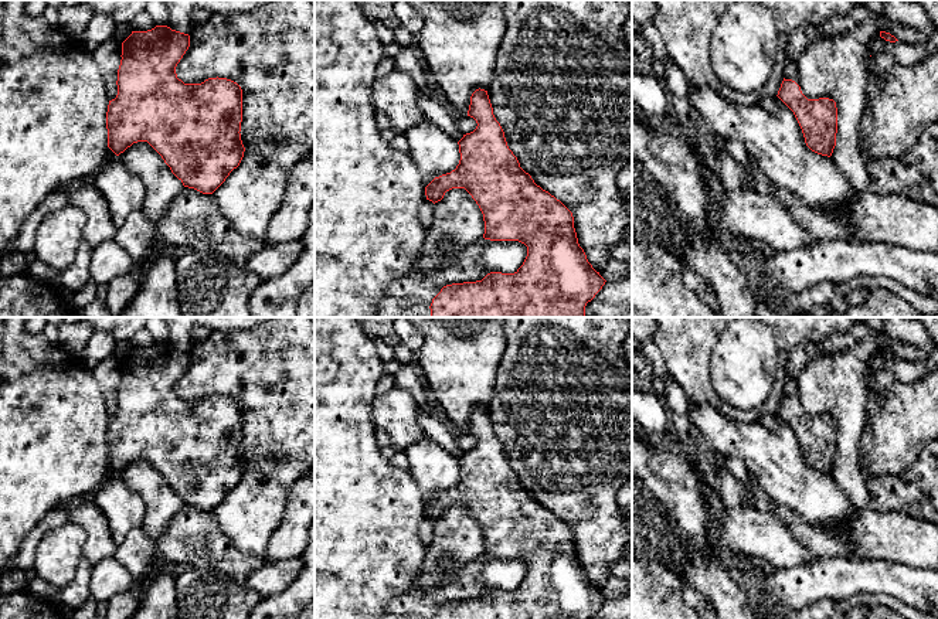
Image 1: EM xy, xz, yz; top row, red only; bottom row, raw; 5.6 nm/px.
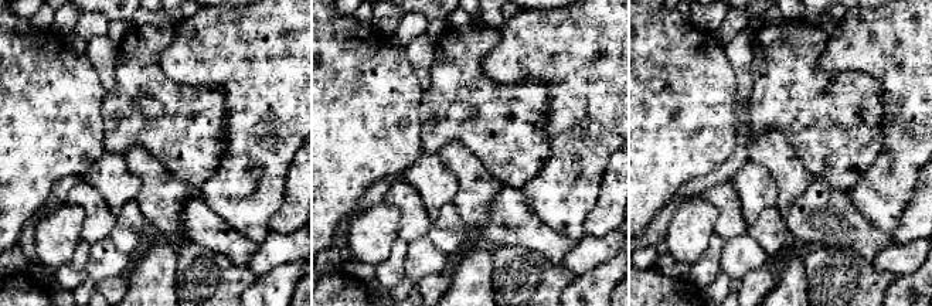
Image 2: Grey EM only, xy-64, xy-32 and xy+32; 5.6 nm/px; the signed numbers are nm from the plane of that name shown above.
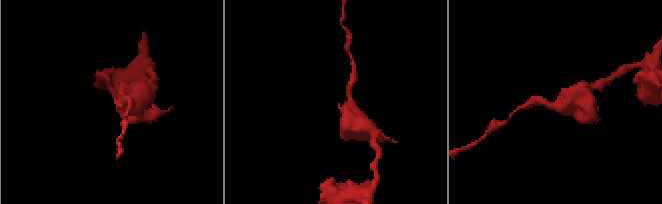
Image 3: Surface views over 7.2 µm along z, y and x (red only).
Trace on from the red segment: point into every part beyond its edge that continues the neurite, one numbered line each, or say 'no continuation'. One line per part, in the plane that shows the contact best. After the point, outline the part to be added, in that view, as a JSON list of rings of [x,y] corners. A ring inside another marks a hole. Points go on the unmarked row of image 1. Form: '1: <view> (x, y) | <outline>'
no continuation

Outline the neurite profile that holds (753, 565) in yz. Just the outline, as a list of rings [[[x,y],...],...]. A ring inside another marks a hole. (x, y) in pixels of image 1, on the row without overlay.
[[[748,557],[740,567],[741,572],[750,577],[772,577],[776,571],[768,560],[761,557]]]

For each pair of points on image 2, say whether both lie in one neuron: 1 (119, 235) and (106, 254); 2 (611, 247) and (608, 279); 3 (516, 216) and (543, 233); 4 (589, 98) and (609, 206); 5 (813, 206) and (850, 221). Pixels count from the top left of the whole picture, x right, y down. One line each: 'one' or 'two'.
1: two
2: two
3: one
4: two
5: one

